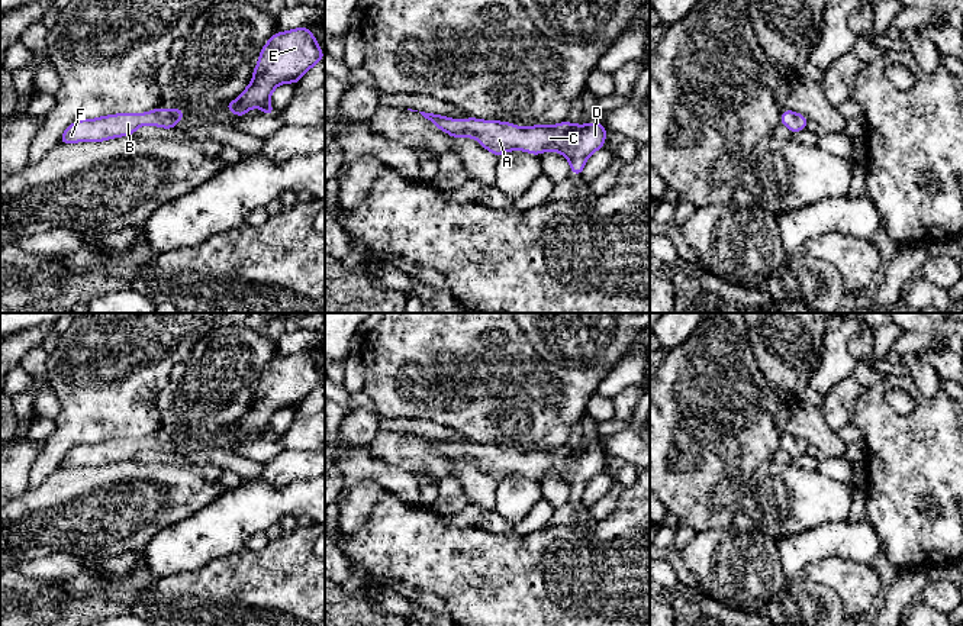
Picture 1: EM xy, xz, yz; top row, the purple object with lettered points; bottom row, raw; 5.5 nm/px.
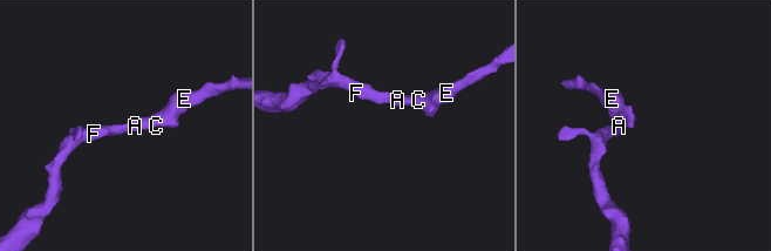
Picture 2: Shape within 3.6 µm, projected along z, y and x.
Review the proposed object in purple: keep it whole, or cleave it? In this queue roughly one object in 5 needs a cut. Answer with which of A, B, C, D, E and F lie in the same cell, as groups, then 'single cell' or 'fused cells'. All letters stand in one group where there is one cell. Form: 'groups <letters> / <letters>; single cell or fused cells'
groups A B C D E F; single cell

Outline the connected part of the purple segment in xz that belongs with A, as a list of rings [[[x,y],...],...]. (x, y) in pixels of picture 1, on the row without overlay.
[[[419,438],[452,462],[476,462],[483,472],[497,481],[508,475],[526,475],[532,480],[547,475],[560,477],[569,484],[573,500],[582,500],[587,483],[602,474],[606,464],[606,452],[598,446],[587,449],[561,446],[553,451],[519,452],[511,446],[493,443],[457,445],[434,438]]]

